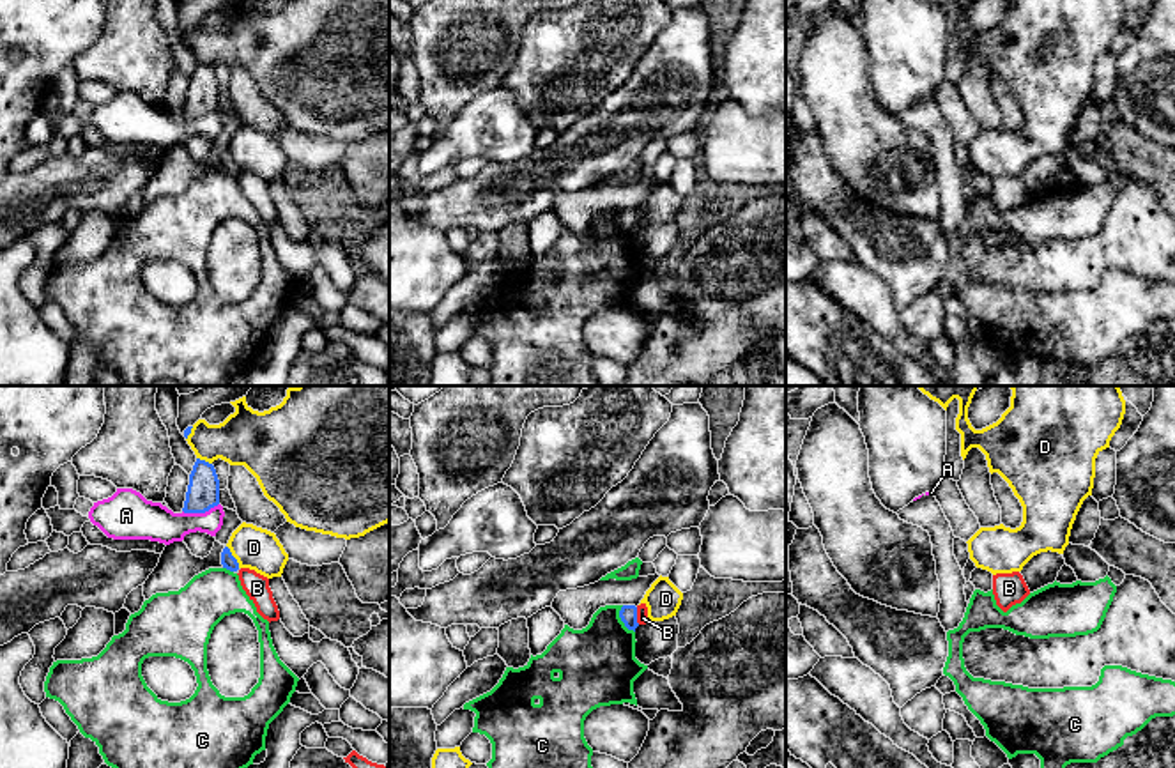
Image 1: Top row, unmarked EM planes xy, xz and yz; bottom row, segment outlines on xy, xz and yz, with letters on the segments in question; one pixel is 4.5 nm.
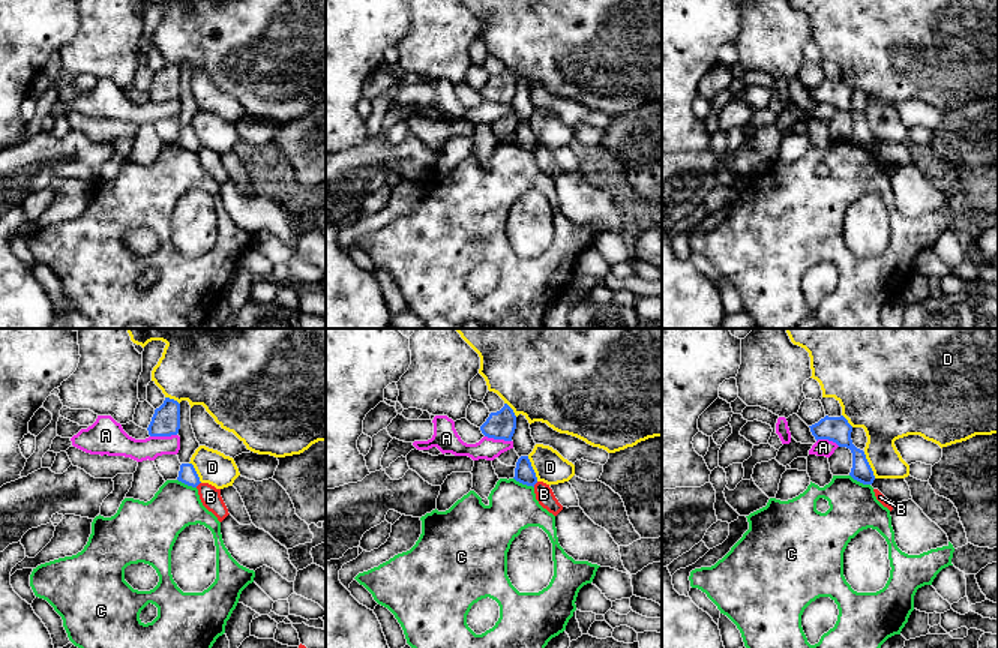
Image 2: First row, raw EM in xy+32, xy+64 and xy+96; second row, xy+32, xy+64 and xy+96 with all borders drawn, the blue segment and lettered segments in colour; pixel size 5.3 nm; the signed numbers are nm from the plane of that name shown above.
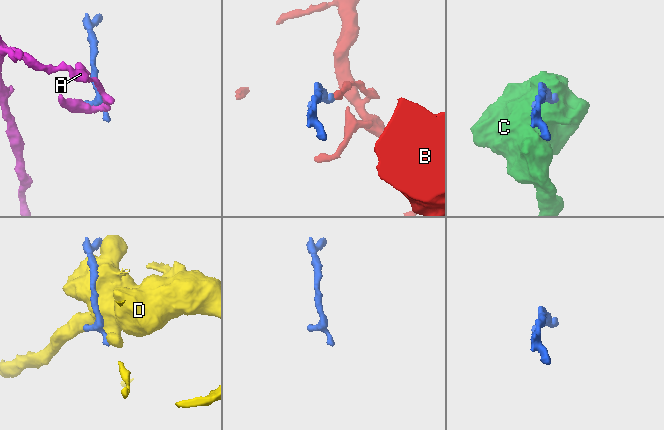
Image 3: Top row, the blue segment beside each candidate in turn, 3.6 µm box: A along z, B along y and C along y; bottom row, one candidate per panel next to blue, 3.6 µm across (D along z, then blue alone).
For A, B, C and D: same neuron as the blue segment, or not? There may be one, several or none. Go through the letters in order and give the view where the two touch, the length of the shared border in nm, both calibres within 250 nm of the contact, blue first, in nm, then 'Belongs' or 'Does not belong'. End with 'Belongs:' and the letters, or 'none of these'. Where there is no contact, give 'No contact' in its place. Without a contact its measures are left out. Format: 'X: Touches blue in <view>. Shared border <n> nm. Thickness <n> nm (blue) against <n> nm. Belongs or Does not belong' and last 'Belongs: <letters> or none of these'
A: Touches blue in xy. Shared border 170 nm. Thickness 150 nm (blue) against 180 nm. Does not belong
B: Touches blue in xz. Shared border 80 nm. Thickness 80 nm (blue) against 50 nm. Does not belong
C: Touches blue in xz. Shared border 140 nm. Thickness 80 nm (blue) against 360 nm. Does not belong
D: Touches blue in xy. Shared border 120 nm. Thickness 70 nm (blue) against 190 nm. Does not belong
Belongs: none of these

